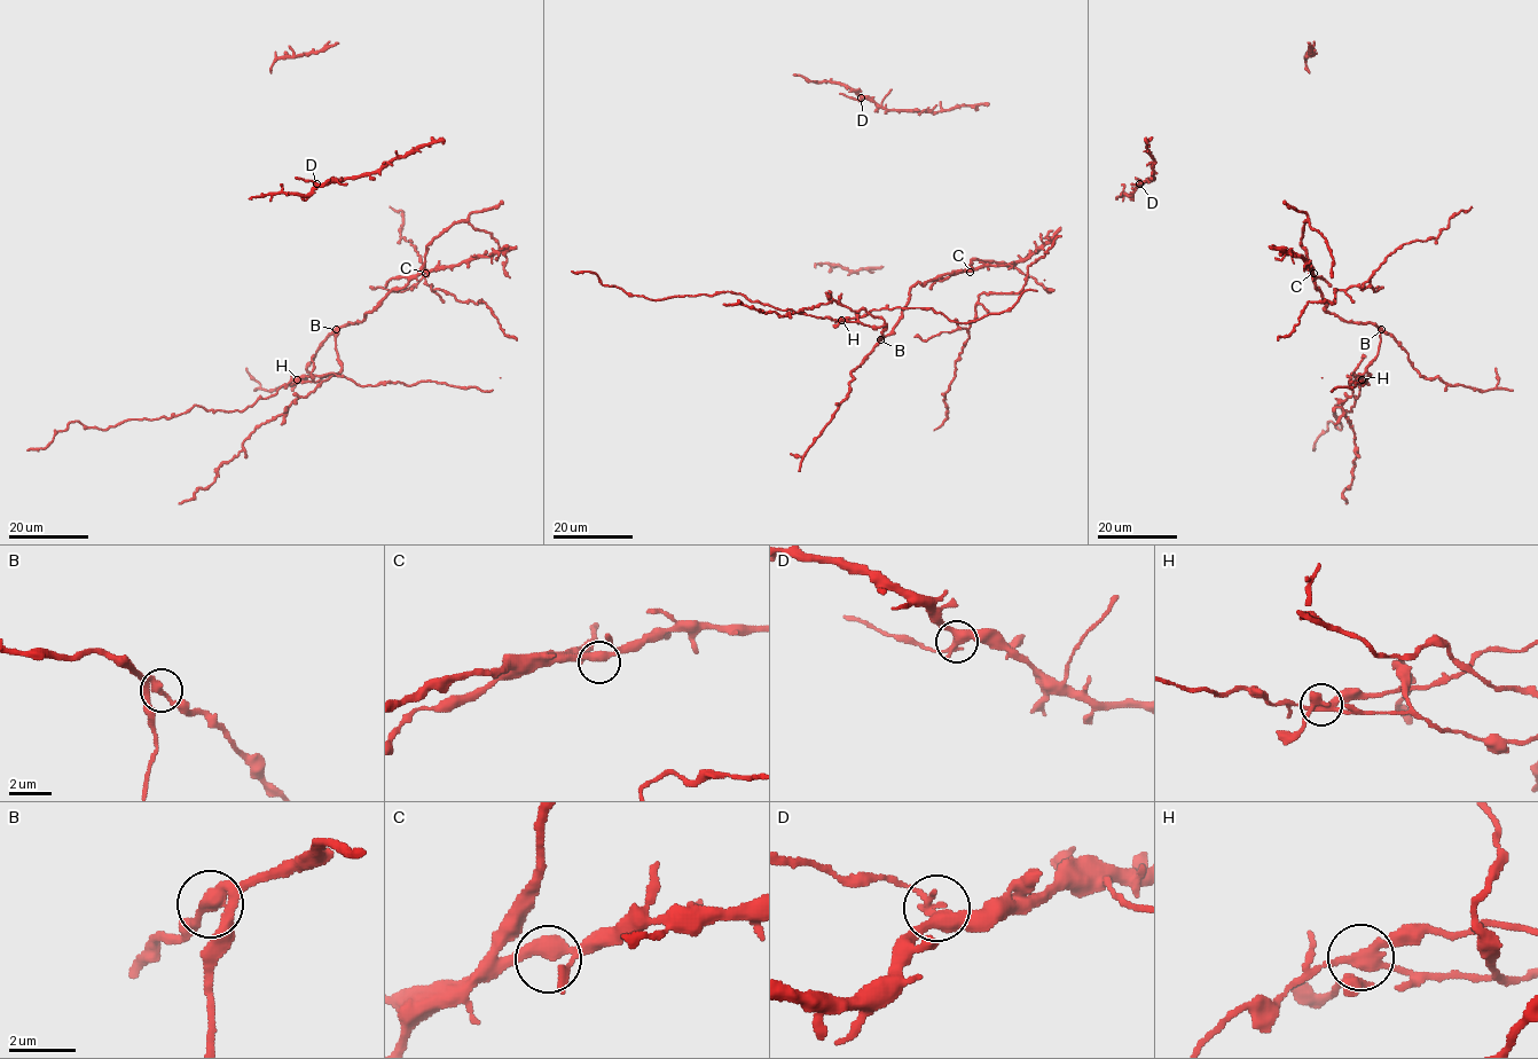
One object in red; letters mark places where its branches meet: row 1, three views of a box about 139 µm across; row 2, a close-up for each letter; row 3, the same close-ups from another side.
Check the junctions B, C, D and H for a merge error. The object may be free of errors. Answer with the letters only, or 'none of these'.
H

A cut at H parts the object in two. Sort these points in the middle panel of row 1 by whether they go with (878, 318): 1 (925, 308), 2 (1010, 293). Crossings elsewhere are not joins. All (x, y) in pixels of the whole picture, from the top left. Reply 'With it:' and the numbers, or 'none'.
With it: 2

